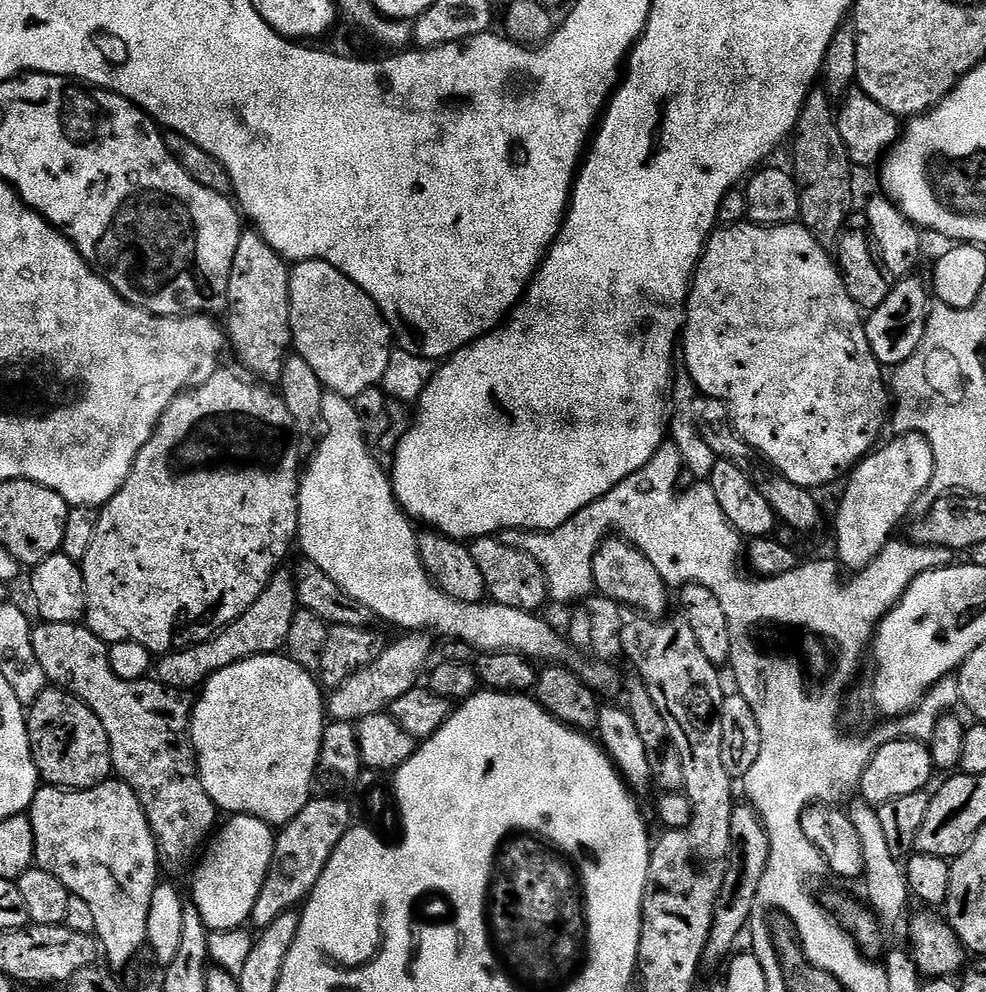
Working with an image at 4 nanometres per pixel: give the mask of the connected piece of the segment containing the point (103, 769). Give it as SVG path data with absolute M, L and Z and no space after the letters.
M49 687L27 709L28 737L32 761L45 785L65 790L93 788L113 775L110 742L102 722L76 696Z

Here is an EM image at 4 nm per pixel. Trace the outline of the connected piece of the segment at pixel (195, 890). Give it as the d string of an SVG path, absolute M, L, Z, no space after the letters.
M233 815L229 820L232 820L229 824L221 823L219 825L218 831L211 837L210 843L203 849L202 855L195 865L195 868L197 867L196 877L192 880L190 903L198 910L202 922L209 932L225 932L235 928L244 928L251 921L254 902L258 902L258 890L262 890L262 886L266 882L266 874L270 870L270 862L276 845L273 825L262 822L253 816Z

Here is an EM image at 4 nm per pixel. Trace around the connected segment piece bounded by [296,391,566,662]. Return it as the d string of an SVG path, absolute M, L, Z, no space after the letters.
M325 391L322 398L322 410L320 411L320 424L324 428L324 441L317 448L316 453L312 456L312 461L307 461L306 467L302 472L300 482L300 513L298 514L298 548L304 551L303 555L310 562L314 562L314 566L318 566L318 570L326 570L326 574L330 574L330 578L334 578L334 582L338 582L338 586L342 586L342 590L346 590L346 594L350 594L350 598L358 598L358 602L362 602L362 606L370 606L373 617L385 620L388 624L397 624L398 627L404 628L408 632L426 632L435 634L437 637L449 636L452 640L461 640L464 644L469 644L472 648L477 648L477 653L485 652L516 652L519 656L526 656L533 661L539 662L556 662L561 659L560 655L564 652L564 644L566 648L566 640L563 635L560 636L543 620L543 615L533 614L526 610L514 610L514 606L502 606L491 602L481 602L479 604L467 604L466 602L458 602L454 598L450 598L445 592L438 587L428 576L427 570L422 566L420 555L416 549L418 539L417 529L414 527L413 521L407 512L401 508L396 500L396 495L392 489L392 482L389 473L372 457L370 441L363 432L362 422L358 420L358 413L355 410L353 401L347 396L340 396L337 392Z

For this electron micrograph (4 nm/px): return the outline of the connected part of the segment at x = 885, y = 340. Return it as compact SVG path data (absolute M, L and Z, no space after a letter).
M911 276L899 279L887 295L886 301L882 302L882 306L869 313L865 321L867 341L881 367L895 368L913 356L914 350L925 336L929 307L930 294L925 281L923 284L918 276Z

